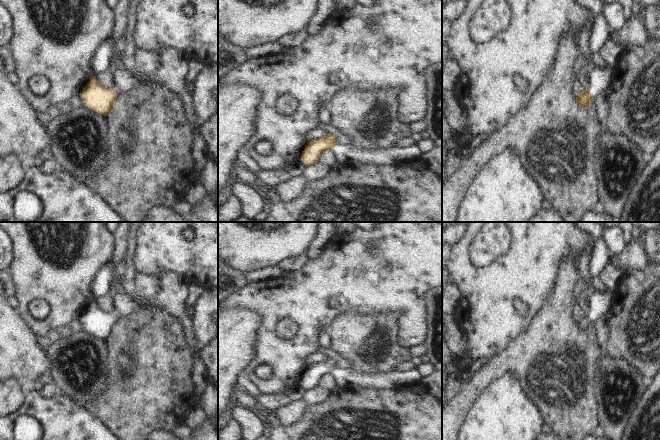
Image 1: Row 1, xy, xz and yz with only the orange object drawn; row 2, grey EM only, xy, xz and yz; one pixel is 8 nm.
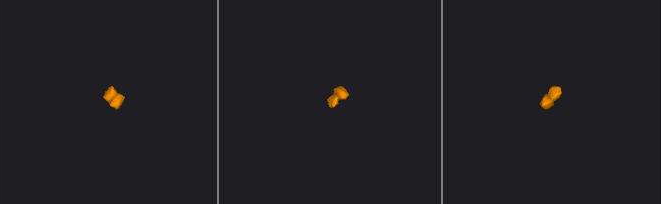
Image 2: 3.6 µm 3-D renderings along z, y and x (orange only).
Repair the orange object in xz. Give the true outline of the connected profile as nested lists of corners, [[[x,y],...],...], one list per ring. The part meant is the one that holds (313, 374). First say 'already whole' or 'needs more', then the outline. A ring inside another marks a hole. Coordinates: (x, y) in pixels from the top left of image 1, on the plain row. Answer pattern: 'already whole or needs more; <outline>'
needs more; [[[327,357],[323,362],[309,366],[302,375],[301,385],[310,390],[319,386],[319,381],[326,374],[332,374],[340,388],[388,388],[397,389],[421,382],[421,375],[417,369],[409,372],[387,372],[368,374],[349,368],[339,368],[337,362]]]

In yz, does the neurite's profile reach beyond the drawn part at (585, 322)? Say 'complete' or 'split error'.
split error

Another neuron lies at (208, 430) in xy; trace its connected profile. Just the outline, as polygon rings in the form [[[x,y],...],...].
[[[218,410],[214,416],[207,416],[198,426],[193,428],[190,440],[218,440]]]

